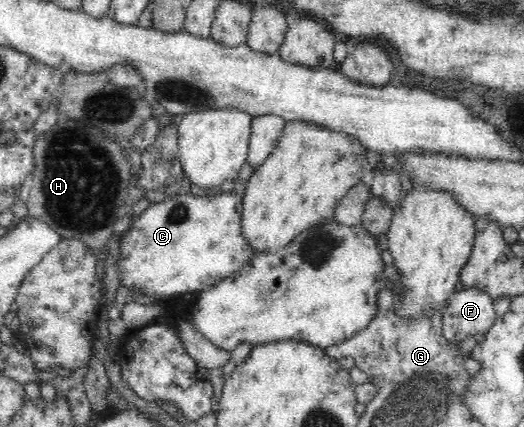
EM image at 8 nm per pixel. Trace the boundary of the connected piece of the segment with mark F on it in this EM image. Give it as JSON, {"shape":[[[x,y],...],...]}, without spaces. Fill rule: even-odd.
{"shape":[[[481,289],[455,291],[442,309],[443,336],[461,342],[480,332],[486,334],[497,319],[494,306],[490,294]]]}

